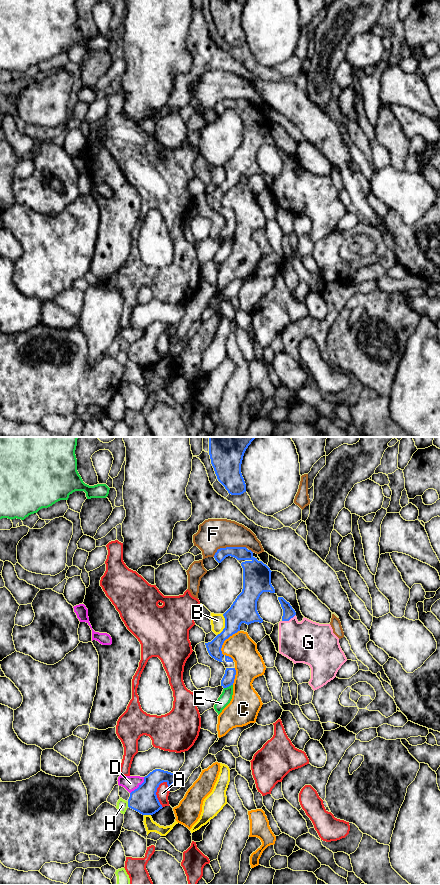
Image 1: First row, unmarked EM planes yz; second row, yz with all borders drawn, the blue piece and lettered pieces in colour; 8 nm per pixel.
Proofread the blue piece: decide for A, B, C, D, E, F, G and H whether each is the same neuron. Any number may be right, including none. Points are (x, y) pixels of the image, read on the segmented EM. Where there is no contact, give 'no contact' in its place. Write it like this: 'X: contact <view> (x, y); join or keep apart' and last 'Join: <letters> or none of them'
A: contact yz (155, 793); keep apart
B: contact yz (225, 625); keep apart
C: contact yz (225, 639); keep apart
D: contact yz (139, 786); keep apart
E: contact yz (228, 686); keep apart
F: contact yz (228, 547); keep apart
G: contact yz (288, 620); join
H: contact yz (128, 804); keep apart
Join: G

